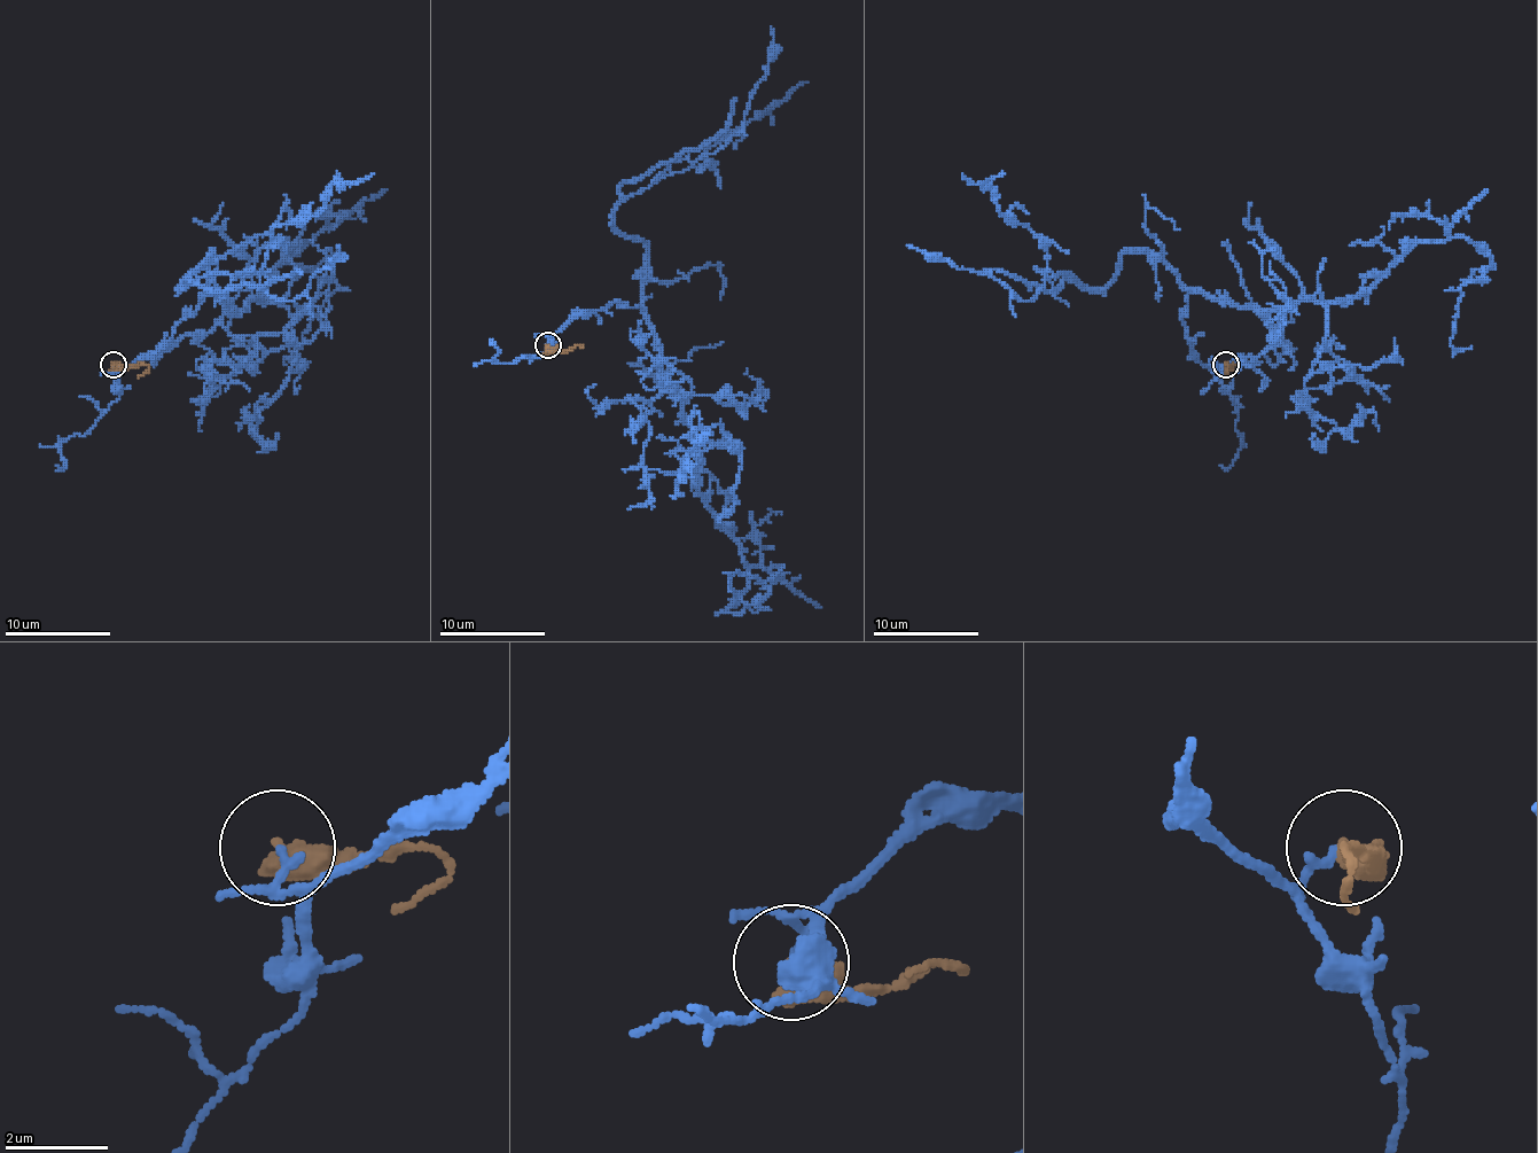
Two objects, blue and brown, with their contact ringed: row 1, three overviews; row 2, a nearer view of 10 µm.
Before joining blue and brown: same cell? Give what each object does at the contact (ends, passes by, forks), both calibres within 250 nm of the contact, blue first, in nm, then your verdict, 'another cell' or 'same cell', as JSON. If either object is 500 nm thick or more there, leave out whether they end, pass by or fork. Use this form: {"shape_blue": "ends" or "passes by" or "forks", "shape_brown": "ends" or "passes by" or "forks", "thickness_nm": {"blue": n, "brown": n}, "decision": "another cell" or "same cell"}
{"shape_blue": "ends", "shape_brown": "ends", "thickness_nm": {"blue": 160, "brown": 220}, "decision": "another cell"}

